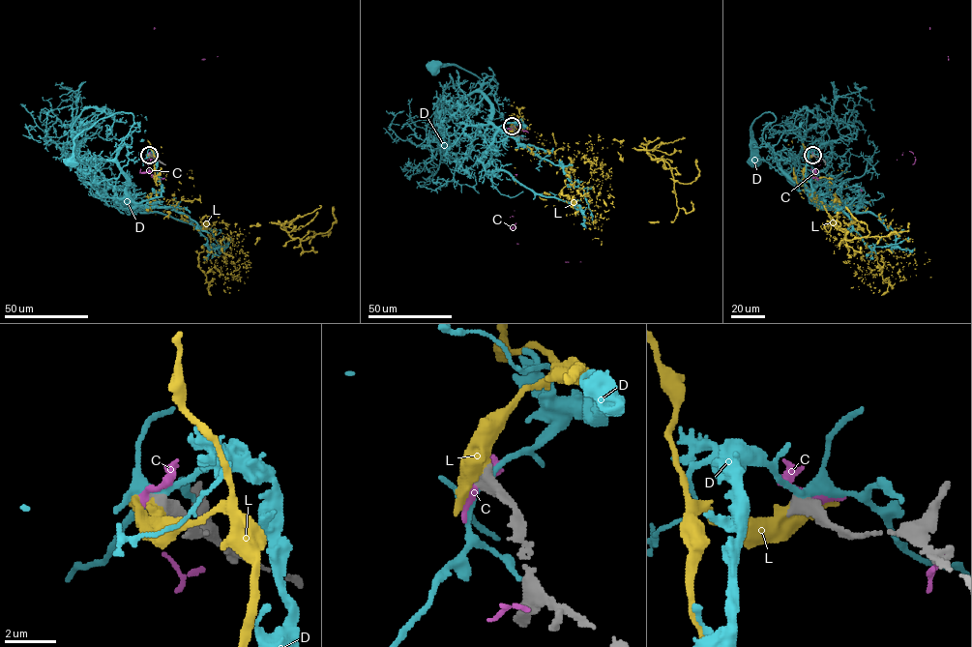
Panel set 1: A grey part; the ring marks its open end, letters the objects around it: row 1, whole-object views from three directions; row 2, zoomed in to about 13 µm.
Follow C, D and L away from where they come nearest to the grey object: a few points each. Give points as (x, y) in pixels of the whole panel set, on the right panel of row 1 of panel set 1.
C: (812, 154), (821, 158), (811, 177), (860, 190), (910, 151), (929, 28)
D: (812, 155), (805, 177), (812, 202), (763, 139), (763, 129), (776, 120), (770, 112), (751, 128), (755, 161)
L: (811, 155), (802, 190), (857, 224), (835, 239), (827, 224), (850, 240), (907, 231), (907, 222)

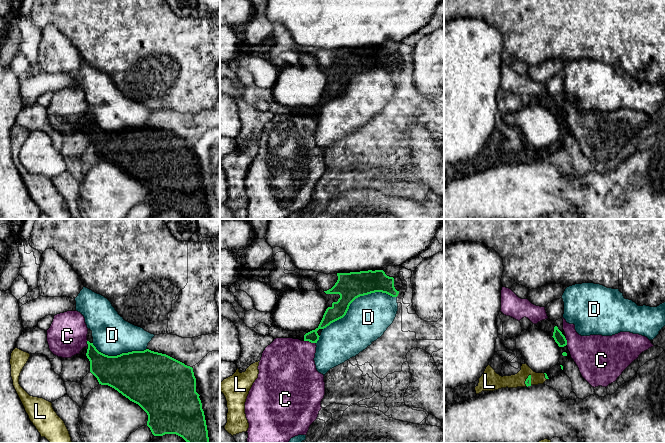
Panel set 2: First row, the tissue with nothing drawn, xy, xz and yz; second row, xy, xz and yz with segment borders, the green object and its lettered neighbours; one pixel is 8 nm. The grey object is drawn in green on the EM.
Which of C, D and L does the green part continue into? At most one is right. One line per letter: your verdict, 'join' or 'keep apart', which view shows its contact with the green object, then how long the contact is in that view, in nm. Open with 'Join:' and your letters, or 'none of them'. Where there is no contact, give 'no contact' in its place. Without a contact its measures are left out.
Join: L
C: keep apart; contact in xz; length 100 nm
D: keep apart; contact in xz; length 650 nm
L: join; contact in yz; length 100 nm

